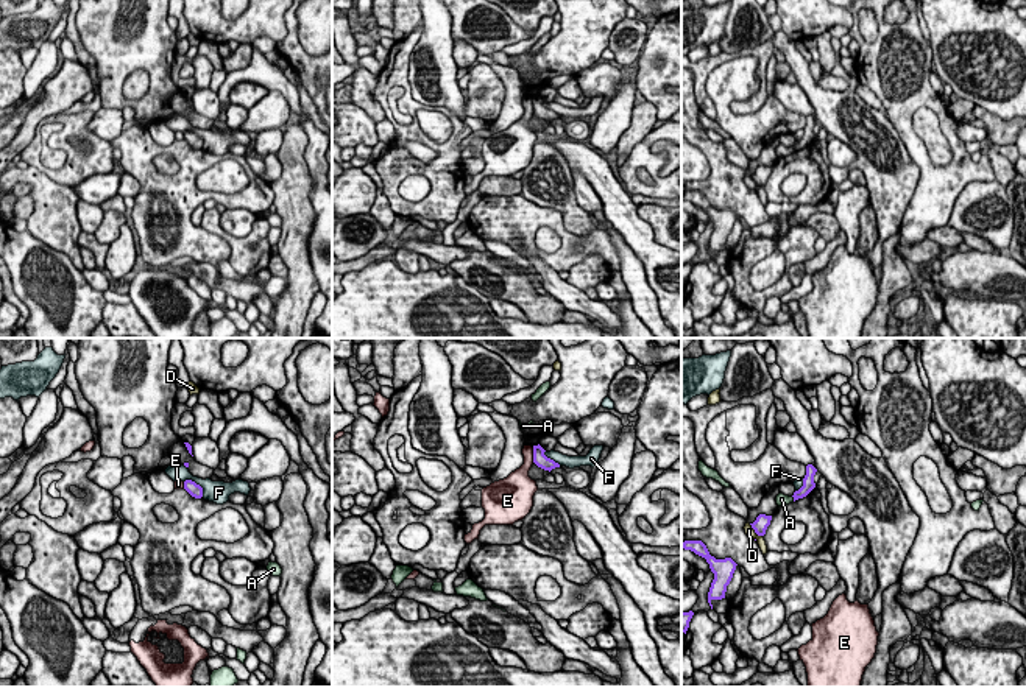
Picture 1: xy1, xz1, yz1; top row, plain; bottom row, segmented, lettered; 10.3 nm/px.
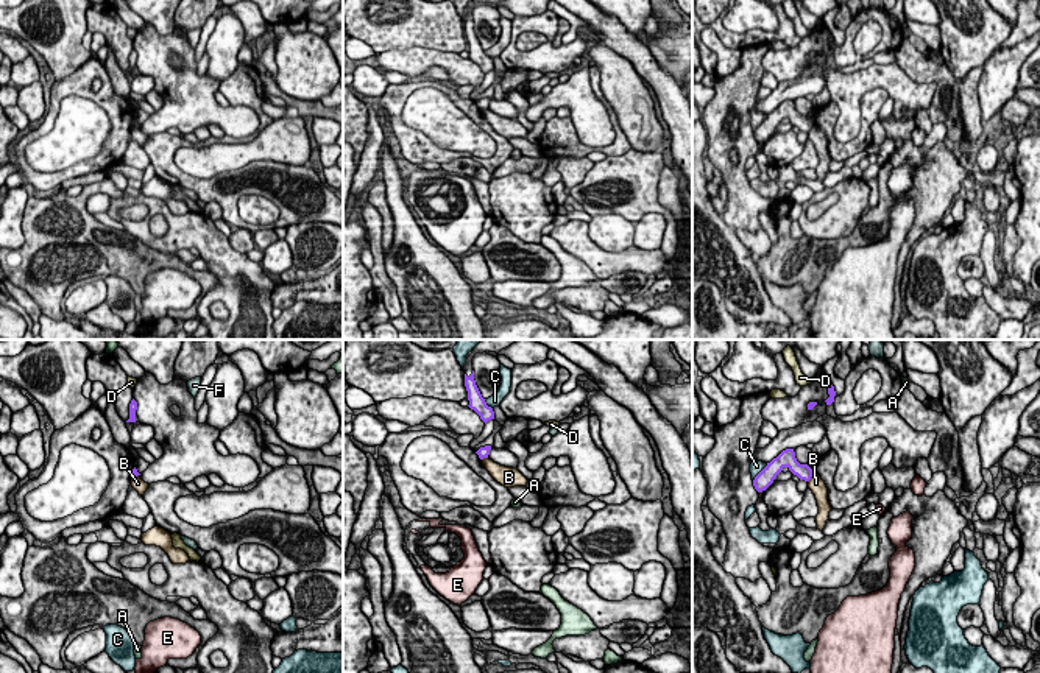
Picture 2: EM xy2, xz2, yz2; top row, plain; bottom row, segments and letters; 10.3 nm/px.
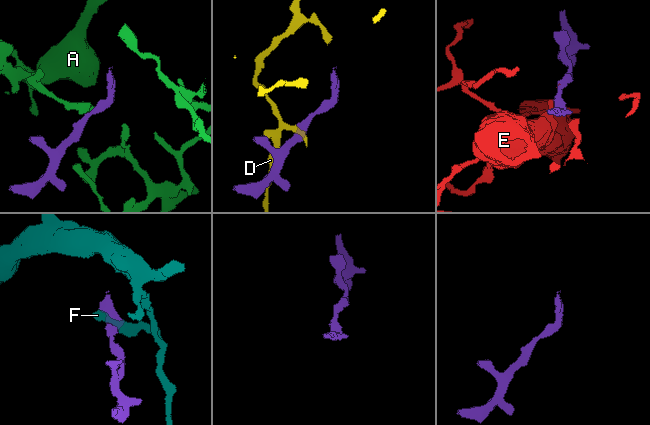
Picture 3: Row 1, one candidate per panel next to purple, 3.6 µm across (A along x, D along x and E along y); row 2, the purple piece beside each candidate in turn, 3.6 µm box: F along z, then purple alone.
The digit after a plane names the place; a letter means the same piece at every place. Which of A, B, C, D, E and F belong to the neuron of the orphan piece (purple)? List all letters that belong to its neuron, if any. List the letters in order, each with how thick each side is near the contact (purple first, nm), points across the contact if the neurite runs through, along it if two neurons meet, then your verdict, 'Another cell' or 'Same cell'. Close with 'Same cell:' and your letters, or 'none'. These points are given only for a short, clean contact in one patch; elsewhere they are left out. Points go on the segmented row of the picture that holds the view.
A: Thickness 130 nm (purple) against 120 nm. Boundary: yz1 (792, 496), (794, 500). Another cell
B: Thickness 160 nm (purple) against 160 nm. Boundary: yz2 (814, 474), (808, 482). Another cell
C: Thickness 180 nm (purple) against 130 nm. Boundary: yz2 (767, 463), (753, 480). Another cell
D: Thickness 160 nm (purple) against 90 nm. Another cell
E: Thickness 140 nm (purple) against 160 nm. Boundary: xz1 (532, 447), (534, 461). Another cell
F: Thickness 140 nm (purple) against 220 nm. Another cell
Same cell: none

